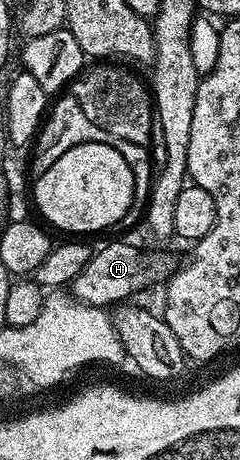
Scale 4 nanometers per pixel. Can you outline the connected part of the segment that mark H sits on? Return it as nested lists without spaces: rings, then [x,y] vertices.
[[[113,241],[105,245],[101,250],[94,252],[89,262],[75,275],[71,286],[71,293],[77,301],[84,305],[91,305],[95,308],[105,309],[116,307],[128,302],[132,293],[145,289],[148,285],[160,286],[168,282],[173,272],[179,268],[179,261],[176,261],[169,253],[144,253],[125,241]]]

